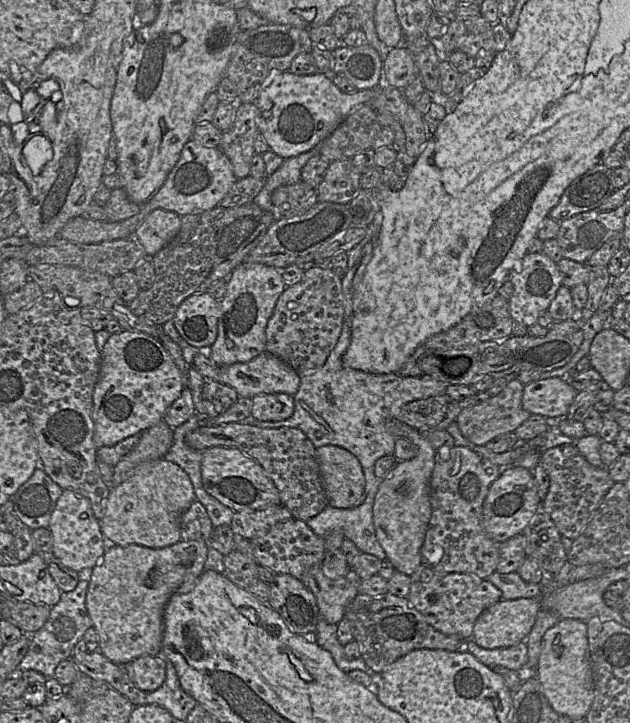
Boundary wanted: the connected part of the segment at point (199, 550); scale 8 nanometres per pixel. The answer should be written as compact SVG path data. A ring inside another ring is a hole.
M180 540L163 548L108 543L103 558L92 570L86 595L86 607L99 636L97 651L118 665L125 665L141 656L161 655L165 606L176 592L184 593L194 587L204 571L208 550L208 544L198 540Z

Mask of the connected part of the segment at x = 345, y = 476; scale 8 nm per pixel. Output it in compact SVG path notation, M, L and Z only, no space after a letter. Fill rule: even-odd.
M336 445L316 448L315 455L328 505L339 509L359 506L364 498L365 476L358 458Z

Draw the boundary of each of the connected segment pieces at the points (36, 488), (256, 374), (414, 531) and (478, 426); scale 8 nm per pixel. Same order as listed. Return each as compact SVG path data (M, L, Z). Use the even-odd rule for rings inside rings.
M37 468L31 478L10 498L14 504L12 513L31 530L49 528L51 515L62 492L63 489L43 469Z
M200 350L195 355L192 366L194 366L203 377L232 386L236 389L239 397L252 399L252 397L257 394L267 393L286 393L293 396L300 386L300 372L268 351L262 352L247 363L235 363L225 366L218 365L211 359L209 353Z
M398 419L388 421L386 429L396 439L404 437L410 440L416 446L417 454L410 460L397 461L384 478L380 479L373 502L373 525L376 538L394 569L410 576L421 564L420 550L431 517L430 480L436 450L424 433Z
M509 375L496 379L489 389L456 403L458 414L454 422L461 434L475 445L485 445L498 436L514 432L531 415L522 406L523 389L524 384Z

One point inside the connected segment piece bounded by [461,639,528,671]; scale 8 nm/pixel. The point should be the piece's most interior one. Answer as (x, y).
(515, 657)

